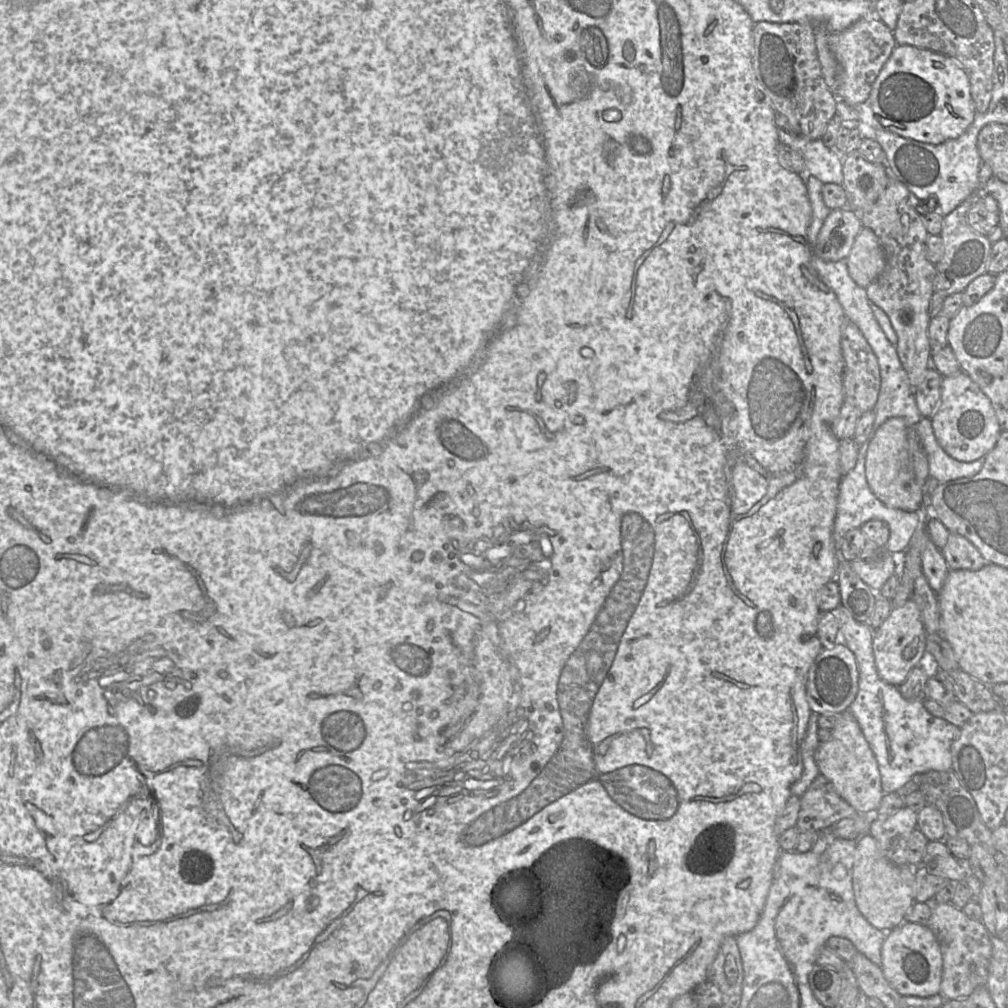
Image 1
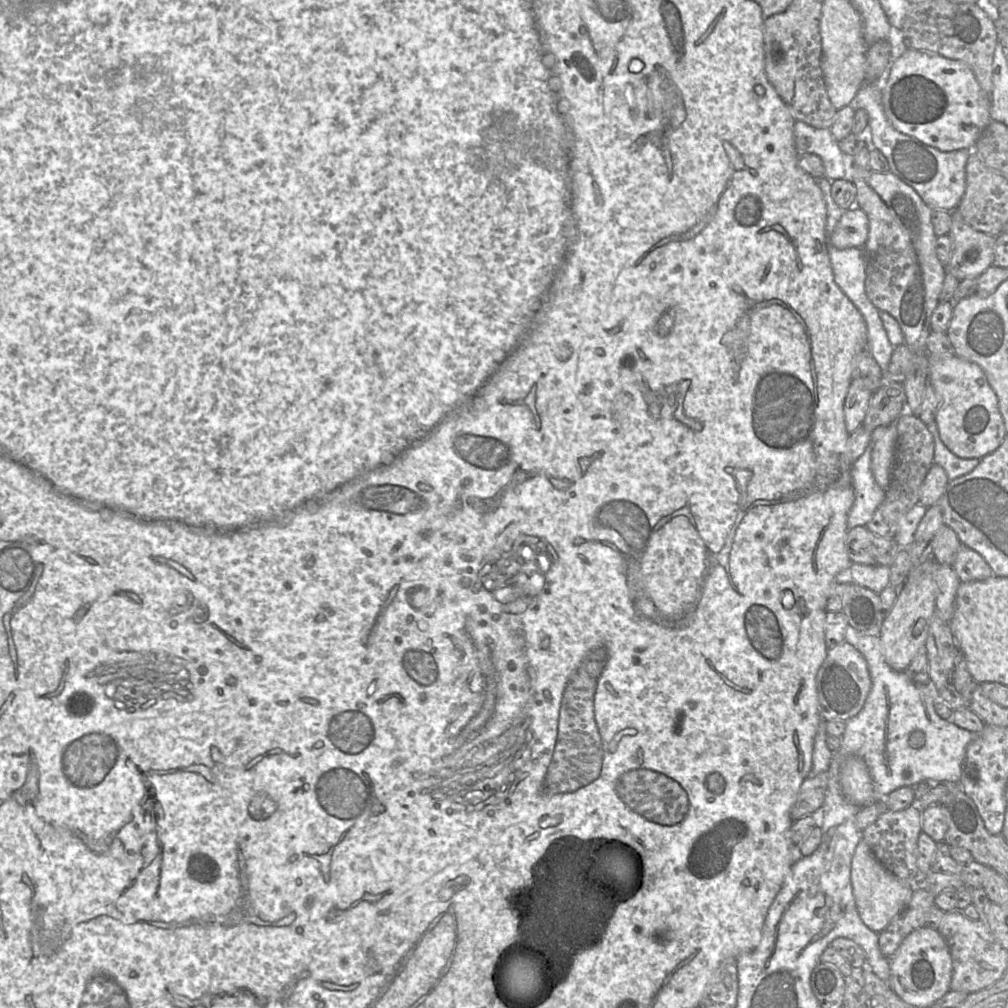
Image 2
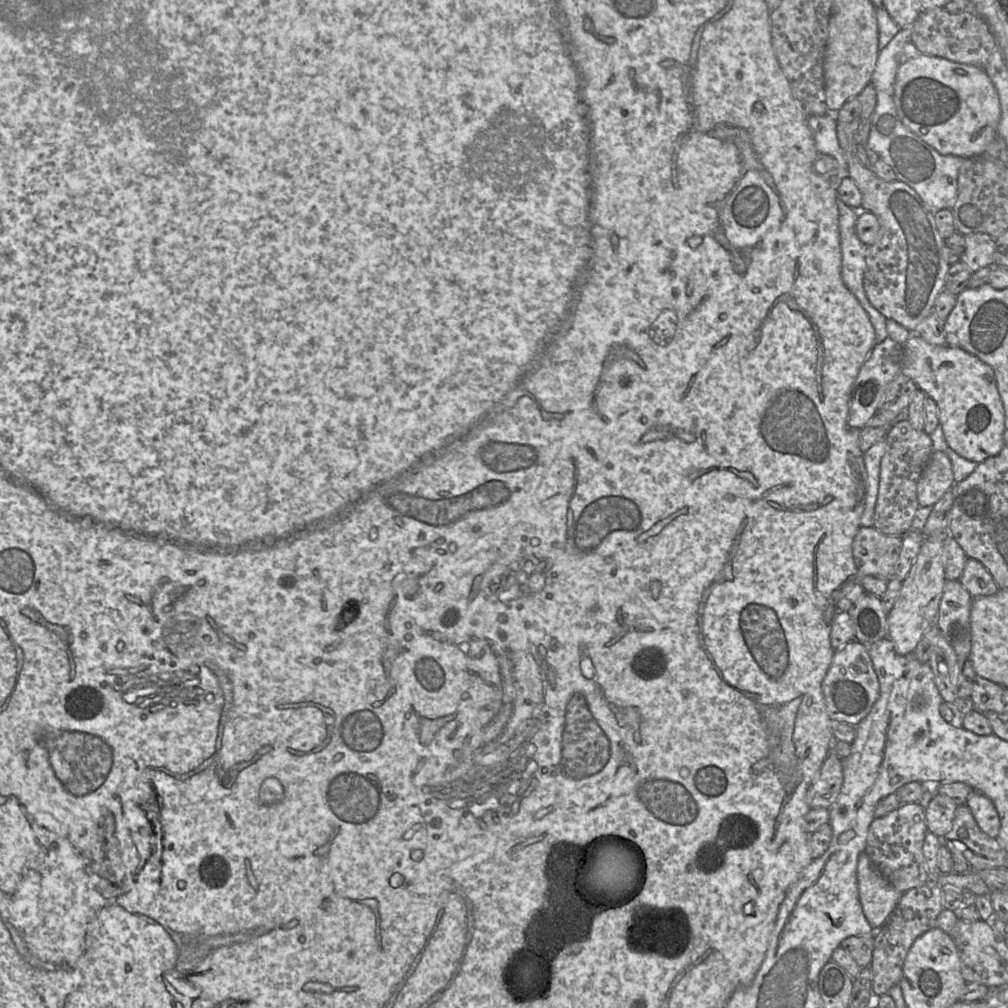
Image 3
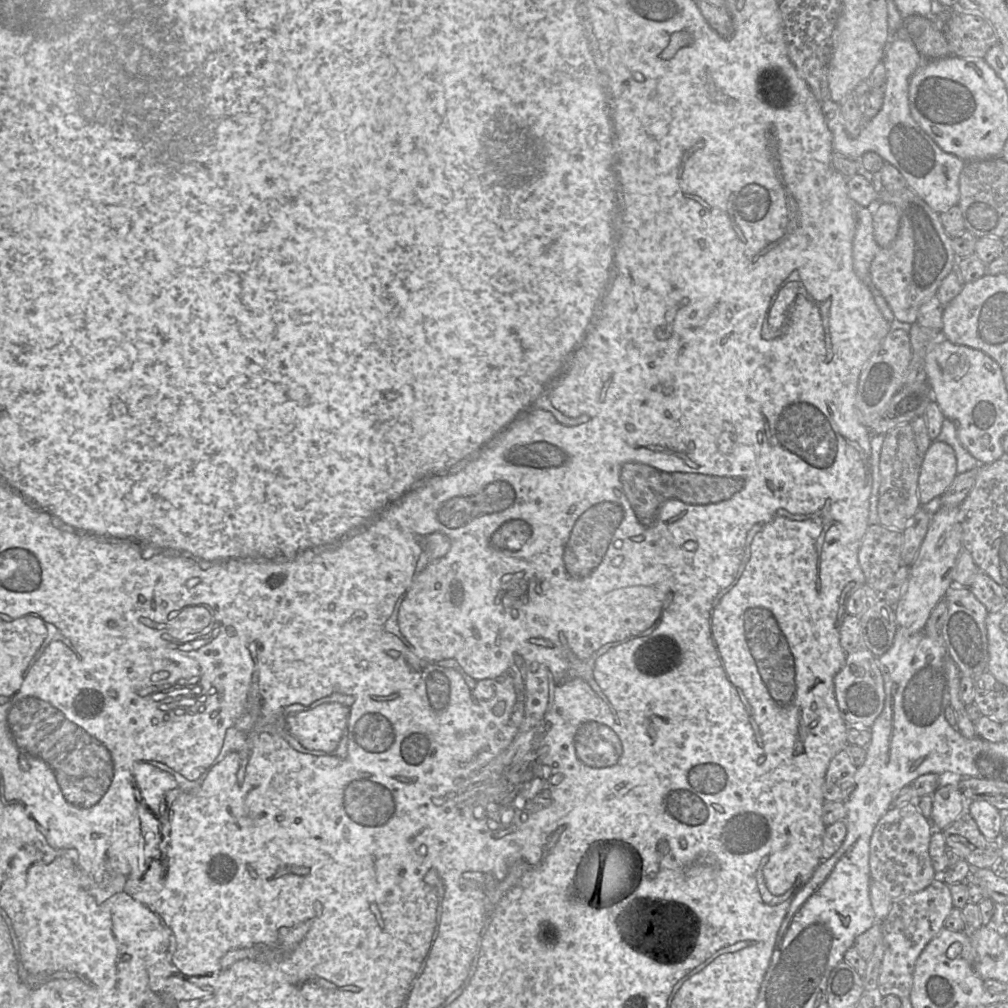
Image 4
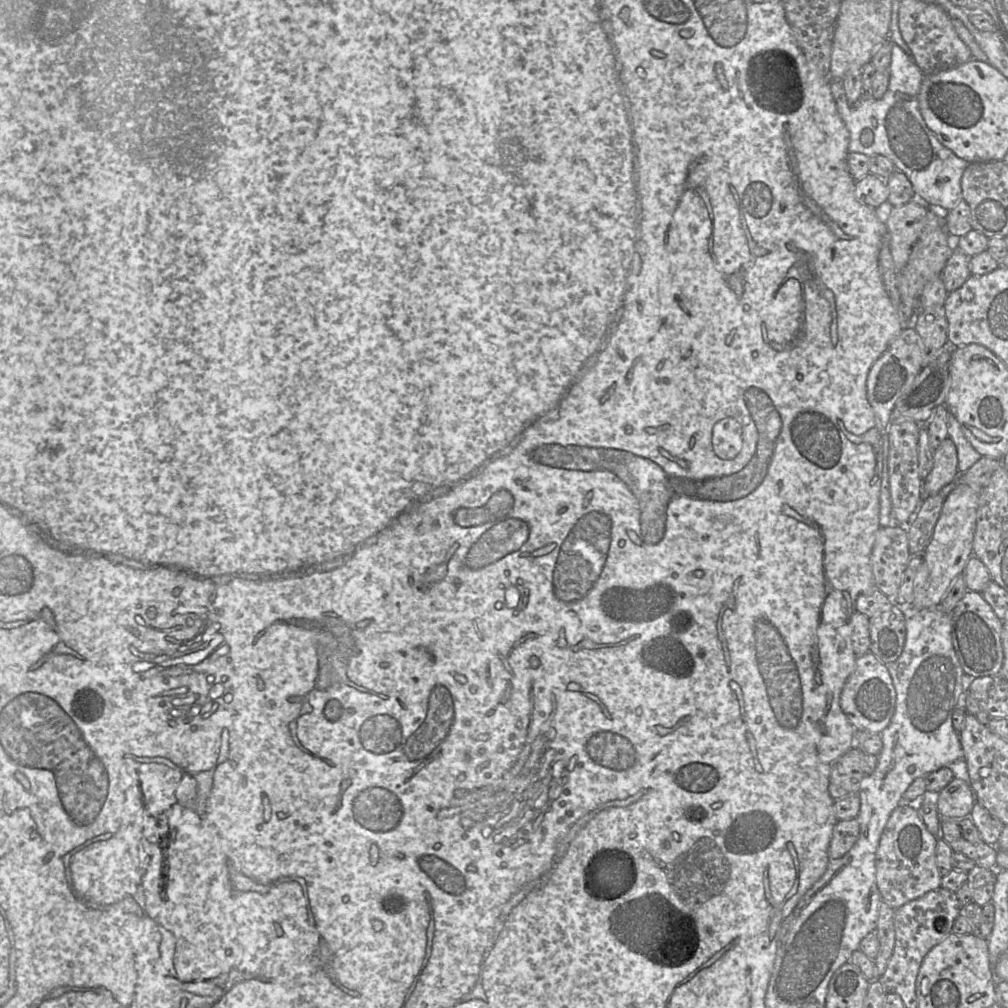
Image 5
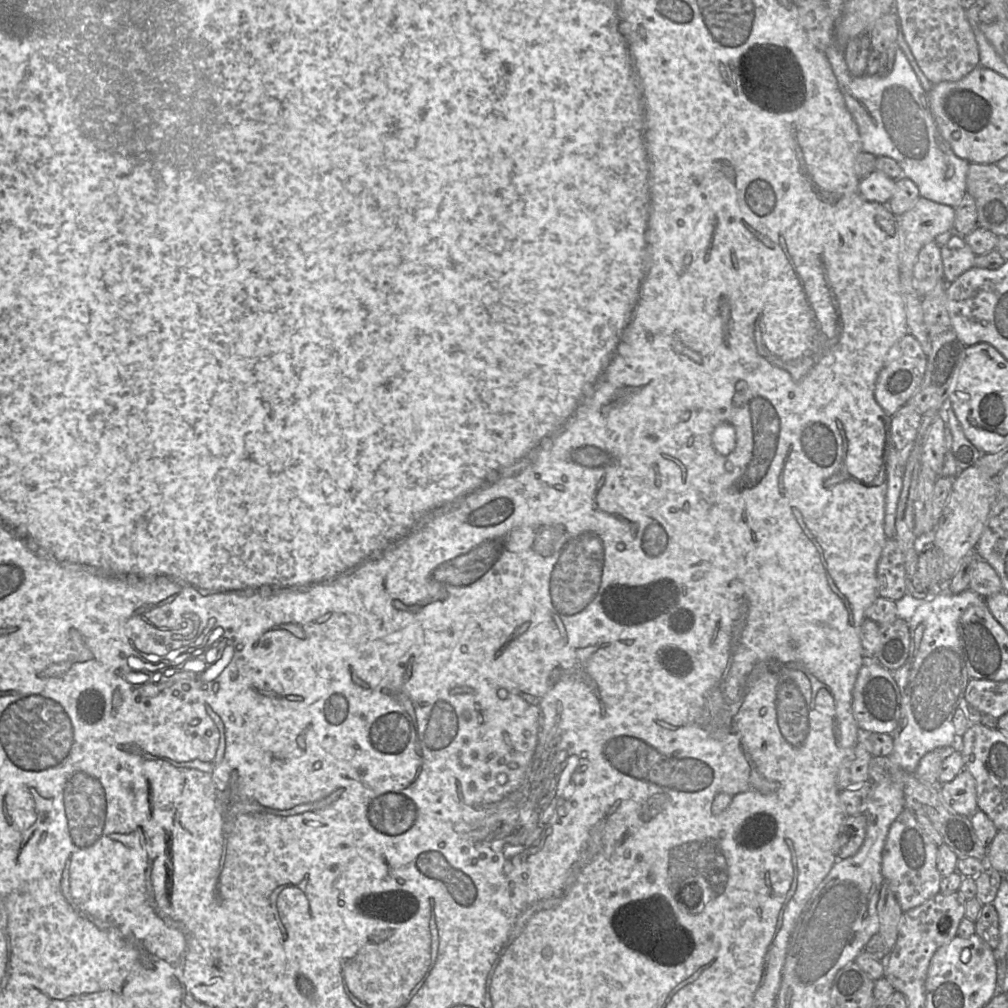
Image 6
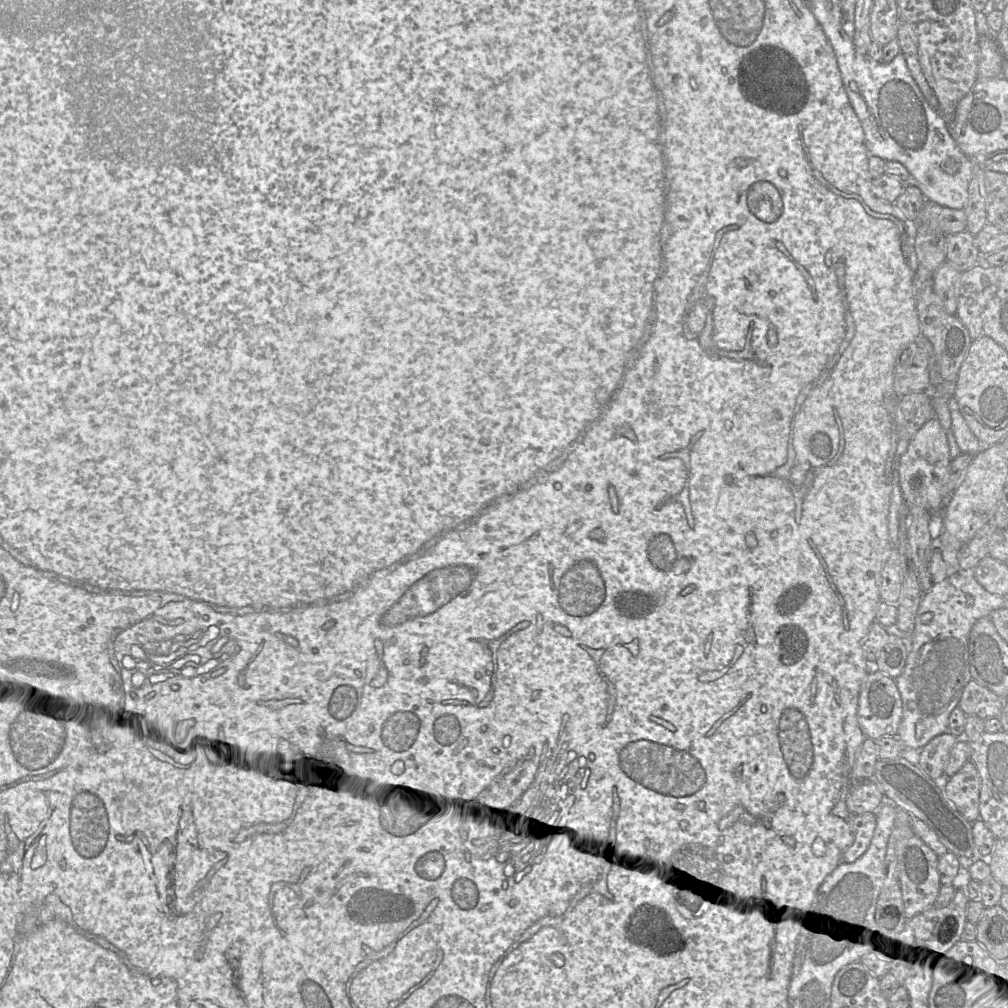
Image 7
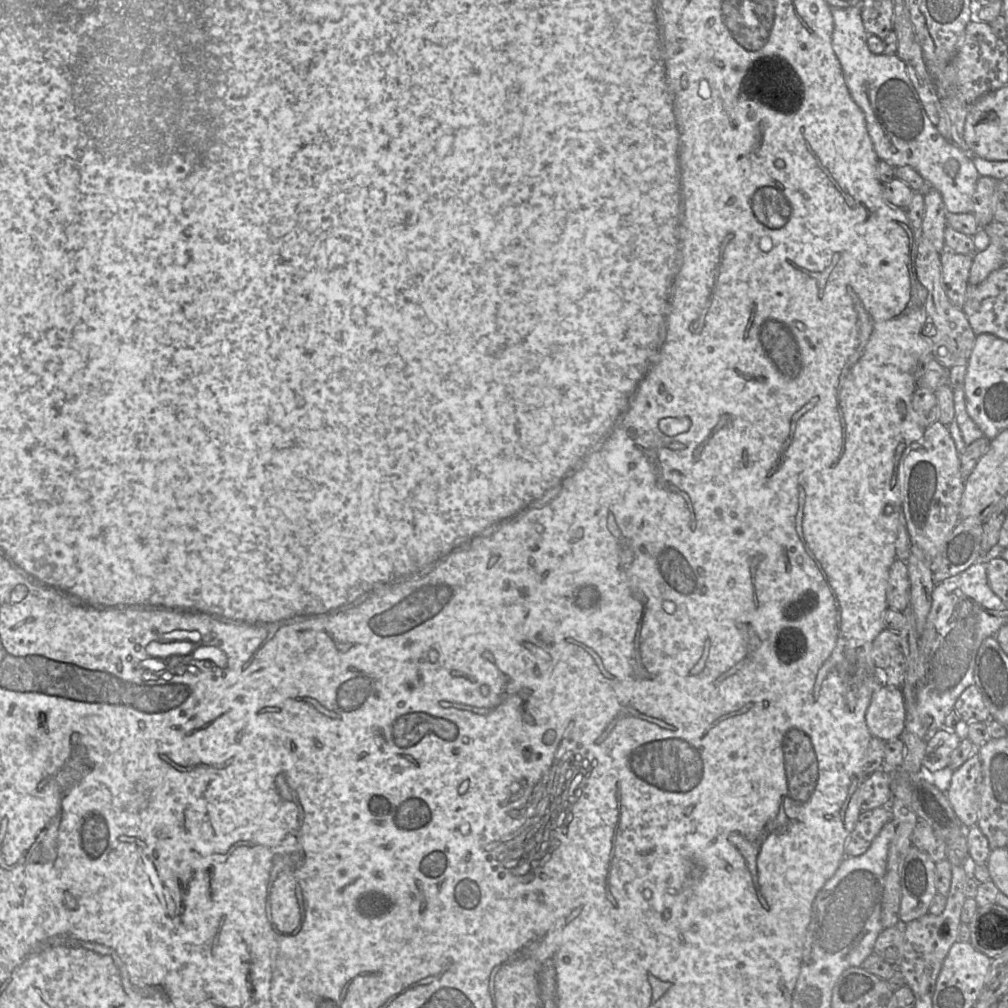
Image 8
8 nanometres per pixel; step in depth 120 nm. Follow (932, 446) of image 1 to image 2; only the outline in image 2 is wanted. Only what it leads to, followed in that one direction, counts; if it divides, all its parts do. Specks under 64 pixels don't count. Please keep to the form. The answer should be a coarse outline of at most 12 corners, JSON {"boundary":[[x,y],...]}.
{"boundary":[[935,422],[933,436],[934,463],[949,481],[968,474],[980,459],[959,458],[940,440]]}

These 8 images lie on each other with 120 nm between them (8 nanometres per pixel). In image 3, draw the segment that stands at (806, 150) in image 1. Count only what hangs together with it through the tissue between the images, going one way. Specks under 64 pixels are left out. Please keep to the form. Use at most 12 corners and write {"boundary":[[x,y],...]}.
{"boundary":[[835,114],[807,118],[816,150],[837,160],[849,177]]}

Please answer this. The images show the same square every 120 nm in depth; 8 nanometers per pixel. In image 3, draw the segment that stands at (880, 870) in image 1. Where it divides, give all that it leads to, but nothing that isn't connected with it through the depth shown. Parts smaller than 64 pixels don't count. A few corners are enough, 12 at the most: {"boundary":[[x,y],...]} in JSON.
{"boundary":[[865,851],[857,881],[864,915],[879,929],[902,894]]}

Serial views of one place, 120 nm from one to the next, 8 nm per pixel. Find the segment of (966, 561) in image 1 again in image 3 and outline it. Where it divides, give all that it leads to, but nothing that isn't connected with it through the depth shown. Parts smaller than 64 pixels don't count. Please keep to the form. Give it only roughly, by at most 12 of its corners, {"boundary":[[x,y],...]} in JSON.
{"boundary":[[967,559],[959,581],[973,598],[999,590],[985,566]]}

